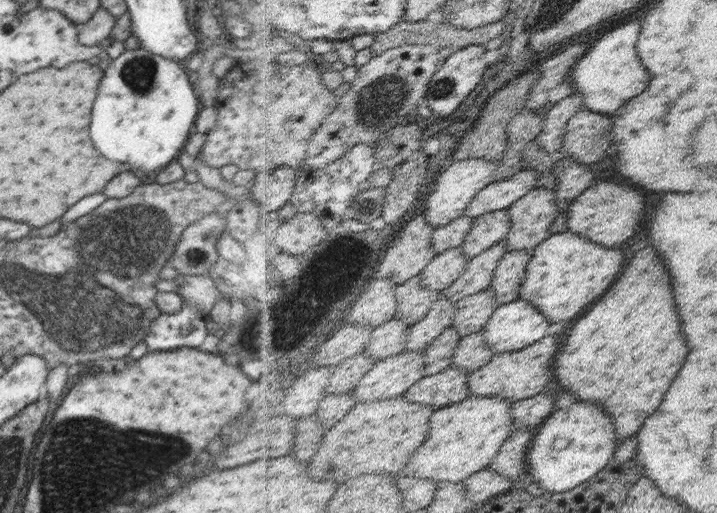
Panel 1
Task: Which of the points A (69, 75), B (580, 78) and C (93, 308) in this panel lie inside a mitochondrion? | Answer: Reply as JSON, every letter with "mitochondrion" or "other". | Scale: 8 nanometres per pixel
{"A":"other","B":"other","C":"mitochondrion"}

